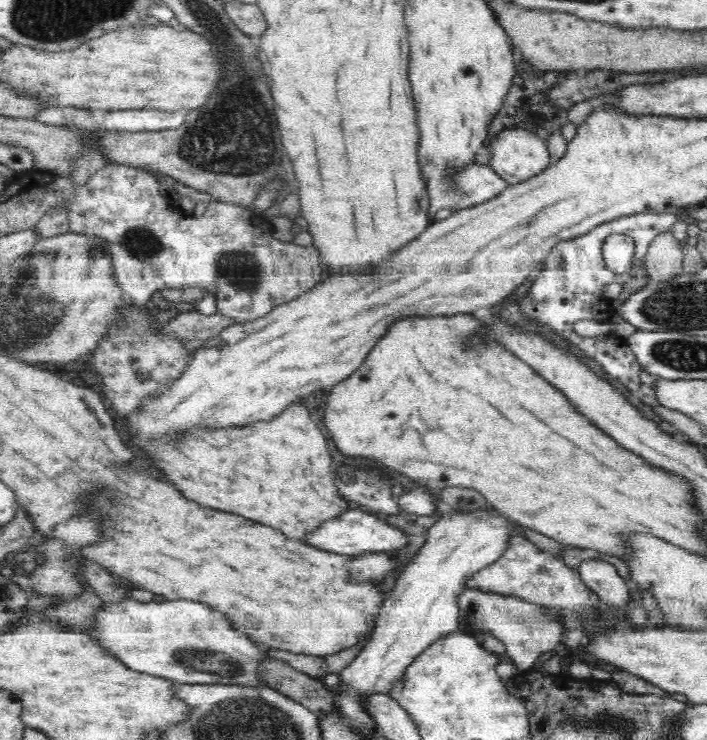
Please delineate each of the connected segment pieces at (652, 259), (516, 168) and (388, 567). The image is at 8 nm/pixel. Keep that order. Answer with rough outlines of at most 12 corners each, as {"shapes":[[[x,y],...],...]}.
{"shapes":[[[670,232],[651,244],[644,264],[654,280],[683,274],[681,243]],[[526,130],[491,139],[490,167],[510,185],[550,165],[546,142]],[[407,546],[347,555],[354,584],[398,579],[415,554]]]}

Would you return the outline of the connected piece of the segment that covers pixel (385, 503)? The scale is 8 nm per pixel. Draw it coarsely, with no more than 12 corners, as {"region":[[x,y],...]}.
{"region":[[342,468],[338,496],[363,511],[402,516],[388,480]]}

